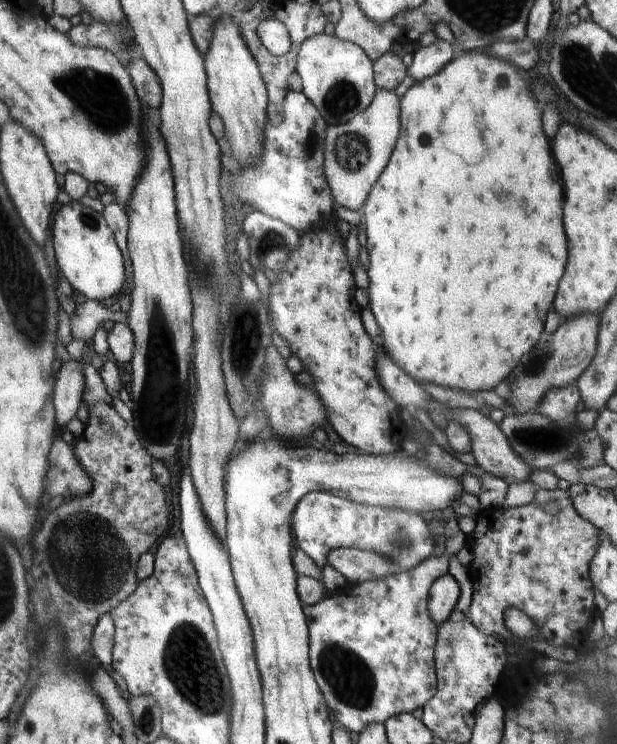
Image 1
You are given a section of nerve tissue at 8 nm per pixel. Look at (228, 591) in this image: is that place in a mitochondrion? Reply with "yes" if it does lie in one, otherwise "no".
no

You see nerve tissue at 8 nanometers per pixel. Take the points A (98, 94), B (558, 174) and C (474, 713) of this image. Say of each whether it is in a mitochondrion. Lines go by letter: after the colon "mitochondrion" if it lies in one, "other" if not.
A: mitochondrion
B: other
C: other

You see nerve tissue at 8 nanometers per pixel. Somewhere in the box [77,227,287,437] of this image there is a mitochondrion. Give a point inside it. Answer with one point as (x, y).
(247, 342)

